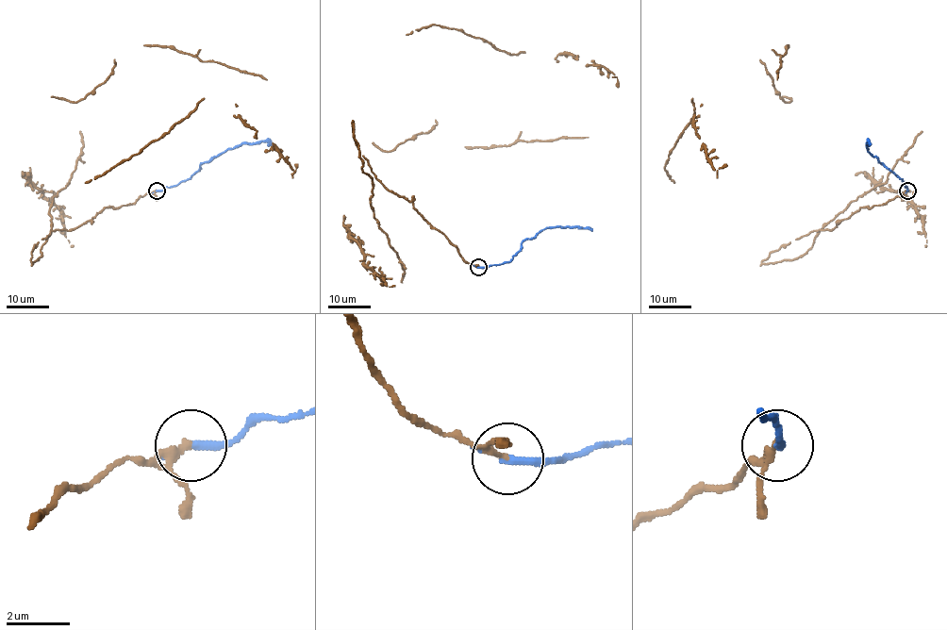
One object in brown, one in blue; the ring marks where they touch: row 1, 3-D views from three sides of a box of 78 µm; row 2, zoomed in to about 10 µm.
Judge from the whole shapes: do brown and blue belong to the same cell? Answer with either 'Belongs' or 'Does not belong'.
Belongs

